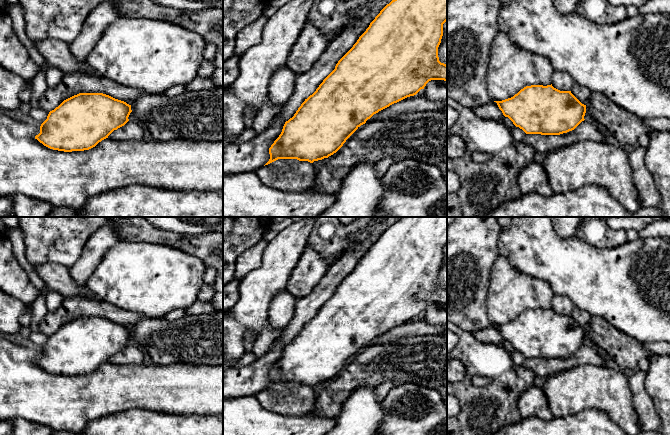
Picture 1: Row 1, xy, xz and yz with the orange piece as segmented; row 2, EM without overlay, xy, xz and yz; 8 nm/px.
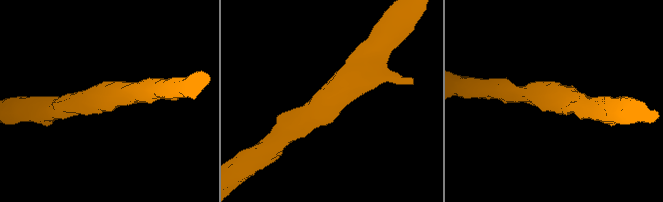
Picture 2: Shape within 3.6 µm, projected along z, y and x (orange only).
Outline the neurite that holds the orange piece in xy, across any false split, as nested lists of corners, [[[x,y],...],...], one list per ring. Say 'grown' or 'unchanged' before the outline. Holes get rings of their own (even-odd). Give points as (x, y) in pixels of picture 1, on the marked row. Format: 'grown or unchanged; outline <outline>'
unchanged; outline [[[79,93],[64,100],[58,107],[50,111],[47,119],[40,126],[40,133],[35,136],[44,146],[58,151],[72,152],[84,151],[95,147],[99,142],[128,121],[131,105],[103,93]]]

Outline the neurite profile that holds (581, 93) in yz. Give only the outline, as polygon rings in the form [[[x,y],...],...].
[[[574,83],[571,88],[571,93],[584,105],[589,102],[591,91],[578,83]]]

